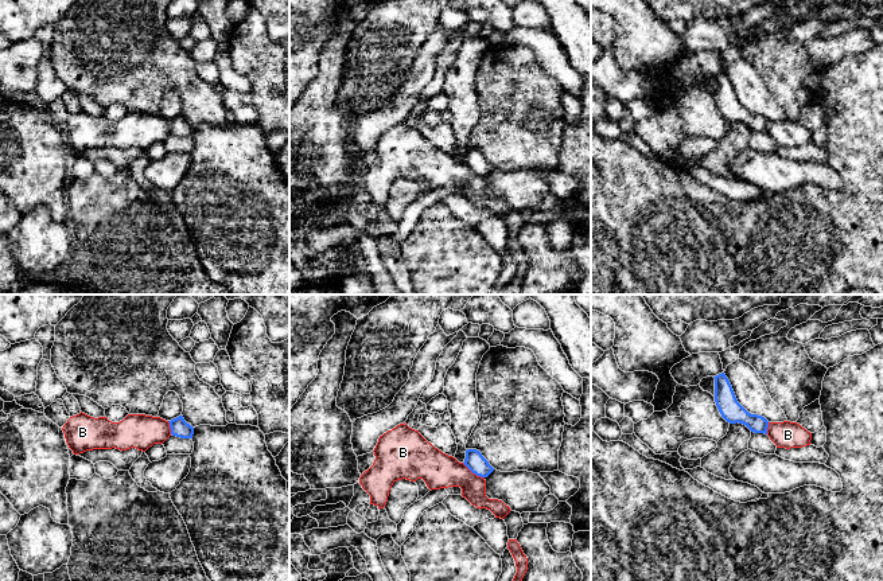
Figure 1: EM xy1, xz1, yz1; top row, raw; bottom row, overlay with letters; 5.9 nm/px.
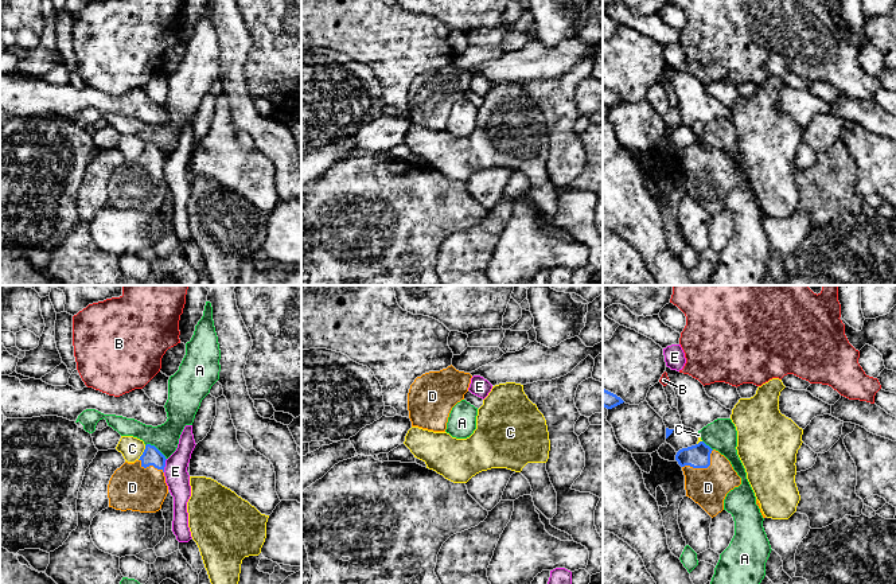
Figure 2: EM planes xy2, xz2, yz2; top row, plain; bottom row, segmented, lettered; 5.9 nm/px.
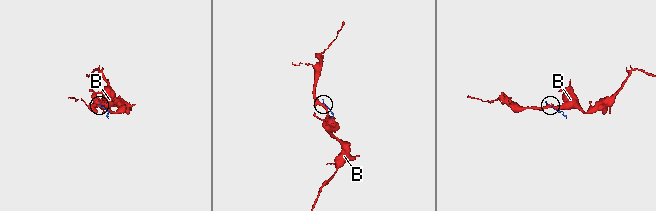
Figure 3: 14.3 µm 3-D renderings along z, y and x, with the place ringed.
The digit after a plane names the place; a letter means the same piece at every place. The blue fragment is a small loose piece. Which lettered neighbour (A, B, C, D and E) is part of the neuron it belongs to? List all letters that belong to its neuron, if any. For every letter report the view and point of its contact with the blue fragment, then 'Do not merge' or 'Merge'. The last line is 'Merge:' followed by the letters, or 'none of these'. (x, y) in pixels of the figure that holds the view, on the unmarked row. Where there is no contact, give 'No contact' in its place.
A: Touches blue at xy2 (156, 147). Do not merge
B: Touches blue at xz1 (473, 171). Do not merge
C: Touches blue at xy2 (143, 151). Do not merge
D: Touches blue at yz2 (702, 166). Merge
E: Touches blue at xy2 (164, 164). Do not merge
Merge: D

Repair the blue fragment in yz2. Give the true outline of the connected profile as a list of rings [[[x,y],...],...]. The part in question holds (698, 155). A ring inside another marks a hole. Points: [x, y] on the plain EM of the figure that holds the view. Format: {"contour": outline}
{"contour": [[[704,140],[679,148],[675,159],[685,174],[686,195],[712,217],[724,209],[726,192],[741,183],[741,176],[731,160]]]}

